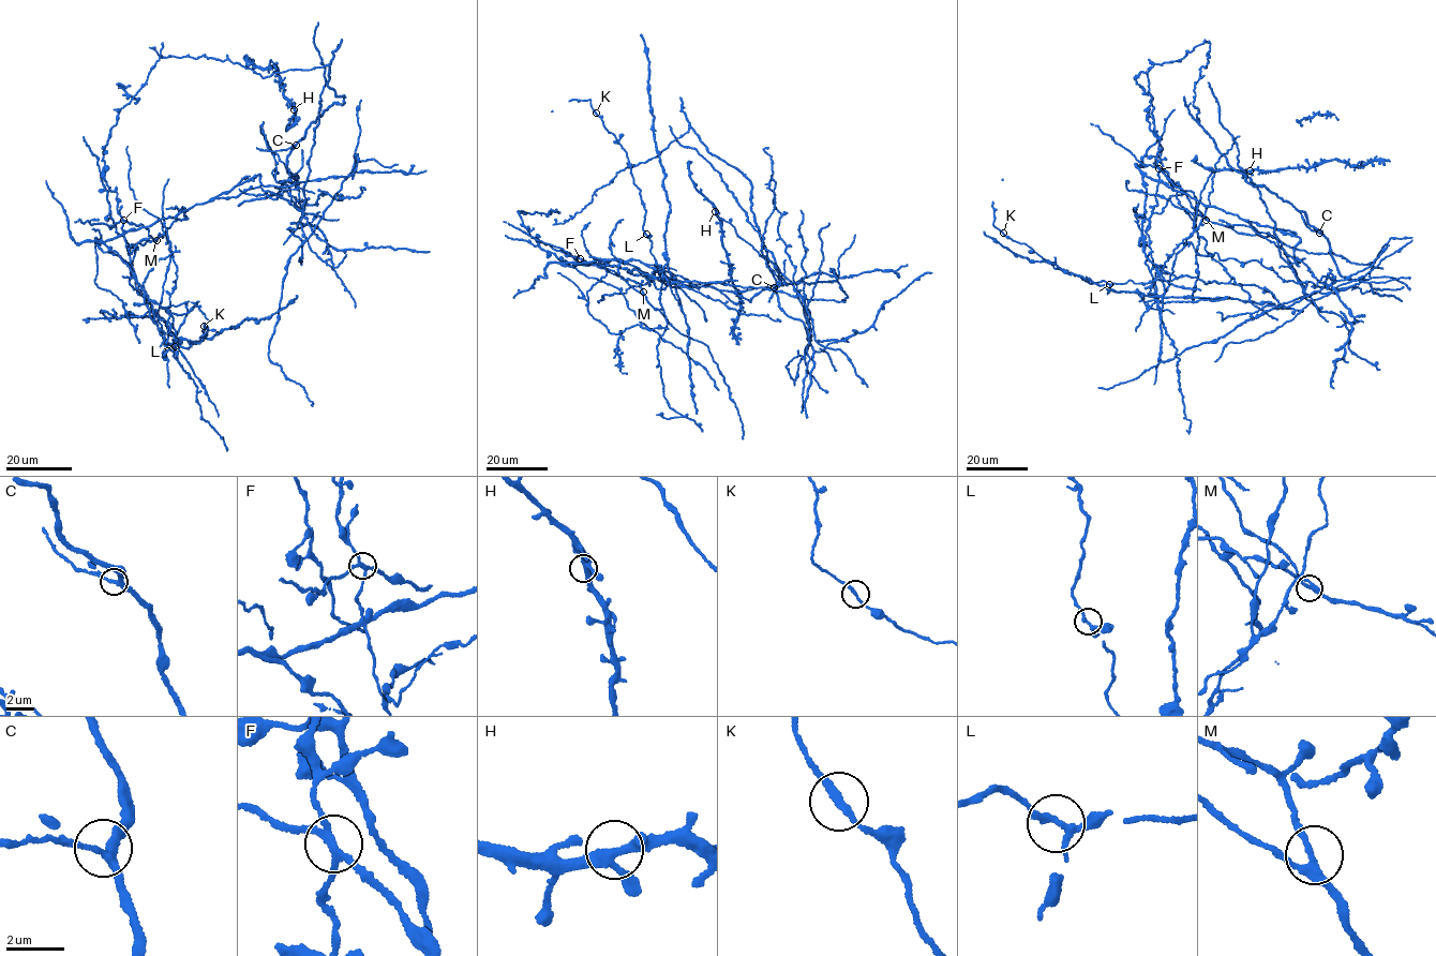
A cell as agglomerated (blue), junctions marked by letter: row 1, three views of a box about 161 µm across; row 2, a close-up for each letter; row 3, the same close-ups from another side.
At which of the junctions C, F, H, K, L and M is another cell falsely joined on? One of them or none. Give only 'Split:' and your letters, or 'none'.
Split: F

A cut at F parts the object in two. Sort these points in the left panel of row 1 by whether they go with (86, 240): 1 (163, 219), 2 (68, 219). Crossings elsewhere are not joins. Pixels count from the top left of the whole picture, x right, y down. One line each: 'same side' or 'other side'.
1: same side
2: same side

